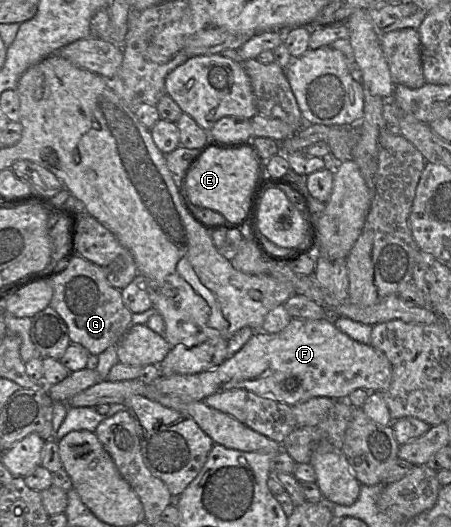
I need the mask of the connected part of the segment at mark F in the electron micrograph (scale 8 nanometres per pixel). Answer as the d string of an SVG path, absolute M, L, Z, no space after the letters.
M330 317L320 319L320 320L306 320L306 319L298 319L292 318L290 323L280 332L269 334L264 331L255 331L254 334L249 338L249 340L232 356L227 358L222 364L208 371L204 371L201 373L196 373L192 375L172 375L172 376L160 376L157 380L152 383L143 383L139 379L136 380L126 380L120 382L112 382L109 380L102 380L99 383L87 388L86 390L80 392L75 395L68 401L69 407L96 407L101 404L123 404L125 399L139 395L150 400L157 400L159 397L163 396L176 396L180 398L184 402L194 402L194 401L204 401L208 396L224 392L232 389L245 389L247 391L253 392L260 396L271 396L279 402L285 403L289 406L296 405L298 403L304 402L310 398L314 397L327 397L335 400L347 400L348 395L353 392L355 389L364 389L369 392L383 392L387 390L390 386L392 379L392 369L391 364L384 353L375 349L370 344L359 343L350 337L348 337L345 333L341 332L335 325L333 320Z

